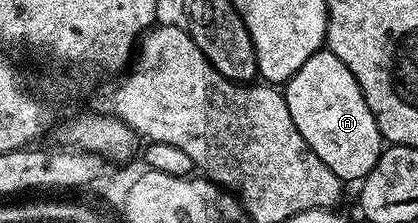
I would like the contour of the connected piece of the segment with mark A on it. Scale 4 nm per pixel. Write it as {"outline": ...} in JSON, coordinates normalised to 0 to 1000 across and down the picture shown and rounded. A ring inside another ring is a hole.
{"outline":[[[770,220],[734,256],[725,309],[679,377],[677,422],[706,578],[725,596],[725,632],[734,632],[754,704],[818,812],[871,803],[911,700],[916,628],[840,309],[797,229]]]}

